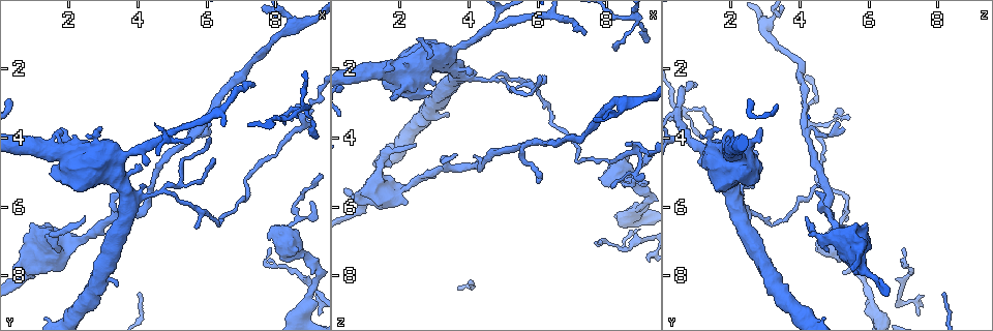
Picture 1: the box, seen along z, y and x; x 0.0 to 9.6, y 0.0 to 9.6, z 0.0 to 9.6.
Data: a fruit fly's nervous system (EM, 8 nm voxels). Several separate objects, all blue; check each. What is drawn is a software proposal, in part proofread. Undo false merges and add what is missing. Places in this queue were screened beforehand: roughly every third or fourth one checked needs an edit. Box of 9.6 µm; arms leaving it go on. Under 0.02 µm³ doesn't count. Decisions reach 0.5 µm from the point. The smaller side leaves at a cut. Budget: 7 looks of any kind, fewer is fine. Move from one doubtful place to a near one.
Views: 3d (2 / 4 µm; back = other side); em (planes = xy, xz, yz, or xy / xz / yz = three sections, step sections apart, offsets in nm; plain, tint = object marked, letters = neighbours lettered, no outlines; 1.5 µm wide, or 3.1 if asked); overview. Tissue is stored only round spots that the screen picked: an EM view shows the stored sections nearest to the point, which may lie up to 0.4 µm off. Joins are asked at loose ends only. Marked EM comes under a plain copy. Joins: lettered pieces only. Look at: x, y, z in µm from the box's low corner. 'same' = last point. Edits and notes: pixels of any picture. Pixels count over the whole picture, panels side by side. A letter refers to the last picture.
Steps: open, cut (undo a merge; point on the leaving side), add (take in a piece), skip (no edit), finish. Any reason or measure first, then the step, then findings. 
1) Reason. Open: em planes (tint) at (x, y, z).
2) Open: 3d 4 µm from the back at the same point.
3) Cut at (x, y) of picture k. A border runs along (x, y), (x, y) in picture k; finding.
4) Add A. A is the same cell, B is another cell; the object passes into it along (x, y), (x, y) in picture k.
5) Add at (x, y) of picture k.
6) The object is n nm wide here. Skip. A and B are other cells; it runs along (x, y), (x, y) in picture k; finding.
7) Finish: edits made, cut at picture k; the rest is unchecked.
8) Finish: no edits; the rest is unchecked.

Tapers out. Open: 3d 2 µm at (5.90, 3.80, 5.30).

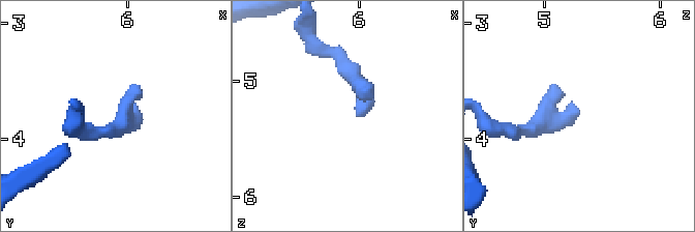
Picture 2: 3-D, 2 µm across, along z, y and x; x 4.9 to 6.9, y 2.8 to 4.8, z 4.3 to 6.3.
Open: em planes (letters) at (5.96, 3.76, 5.30).

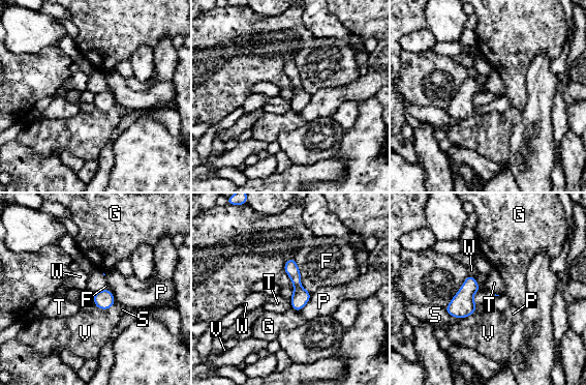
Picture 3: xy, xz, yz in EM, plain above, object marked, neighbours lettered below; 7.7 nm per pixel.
Skip. F, G, P, S, T, V and W are other cells; a border runs along (289, 297), (291, 308) in picture 3; no lettered piece goes on from it.

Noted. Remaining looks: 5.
Tapers out. Open: em xz step 4 (letters) at (7.35, 2.45, 0.95).

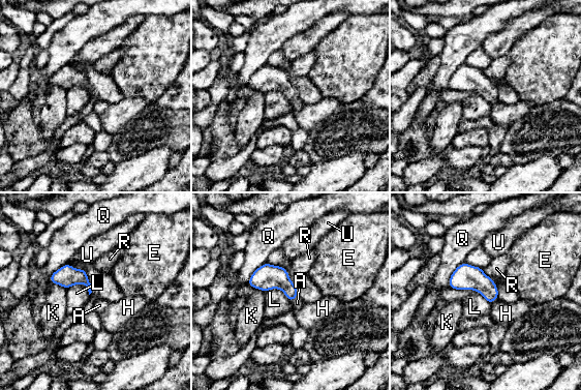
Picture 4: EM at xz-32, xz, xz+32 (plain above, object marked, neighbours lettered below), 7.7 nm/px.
Add A. A is the same cell, E, H, K, L, Q, R and U are other cells; the object passes into it along (270, 276), (294, 298), (297, 303) in picture 4; the neuron continues.

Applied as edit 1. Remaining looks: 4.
Branch stops here. Open: em planes (tint) at (3.65, 5.55, 4.45).

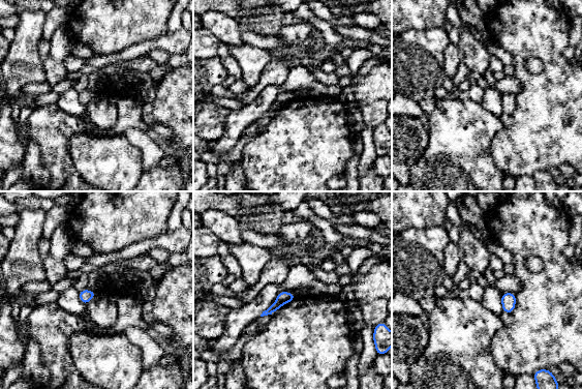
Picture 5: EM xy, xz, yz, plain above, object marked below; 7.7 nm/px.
What lies round it. Open: em planes (letters) at the same point.

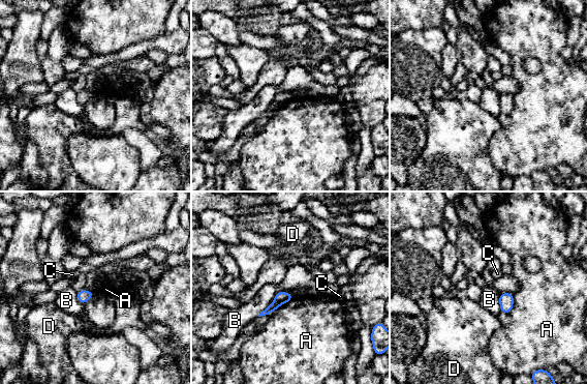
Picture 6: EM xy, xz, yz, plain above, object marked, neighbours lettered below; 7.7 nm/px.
Skip. A, B, C and D are other cells; a border runs along (514, 294), (514, 305), (510, 314) in picture 6; no lettered piece goes on from it.

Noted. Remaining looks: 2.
Finish: edits made, add at picture 4; the rest is unchecked.

